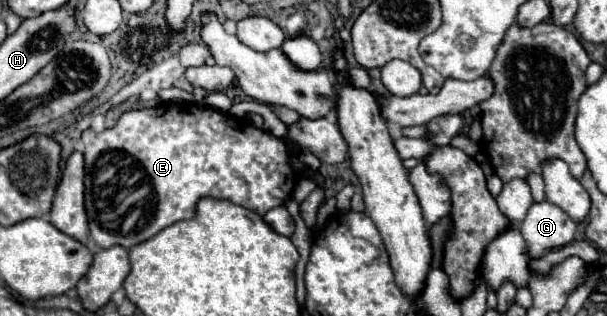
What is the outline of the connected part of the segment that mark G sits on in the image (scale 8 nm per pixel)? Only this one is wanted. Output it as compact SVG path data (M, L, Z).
M549 201L533 203L527 211L527 217L519 223L519 231L527 241L531 257L541 257L549 249L571 243L575 229L577 225L573 223L573 219L569 219L569 215L561 211L561 207Z

